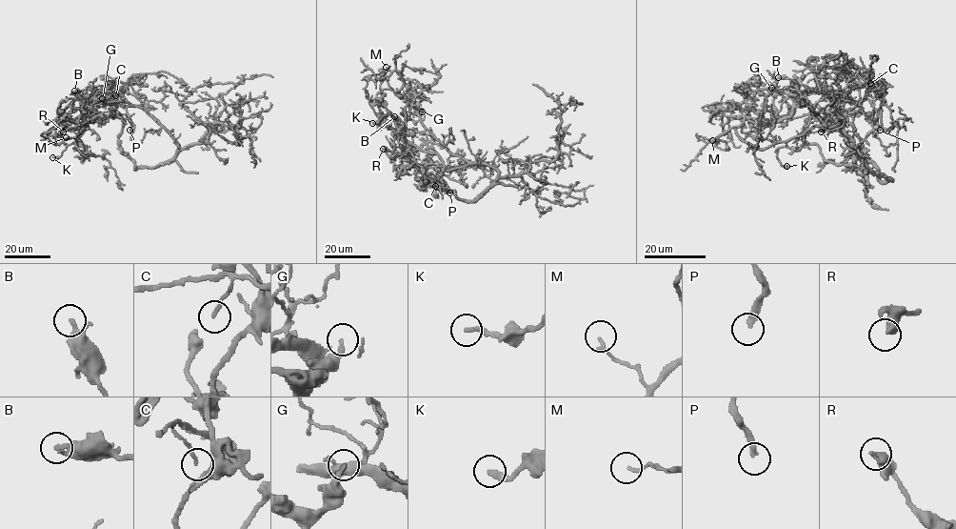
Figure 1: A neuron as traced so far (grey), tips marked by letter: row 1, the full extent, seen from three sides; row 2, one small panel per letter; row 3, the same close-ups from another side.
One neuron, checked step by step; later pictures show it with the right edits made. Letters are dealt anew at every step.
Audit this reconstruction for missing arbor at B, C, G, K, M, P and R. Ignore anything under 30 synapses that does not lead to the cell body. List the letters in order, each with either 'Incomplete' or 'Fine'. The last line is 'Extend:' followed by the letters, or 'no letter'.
B: Fine
C: Fine
G: Fine
K: Incomplete
M: Fine
P: Incomplete
R: Fine
Extend: K, P

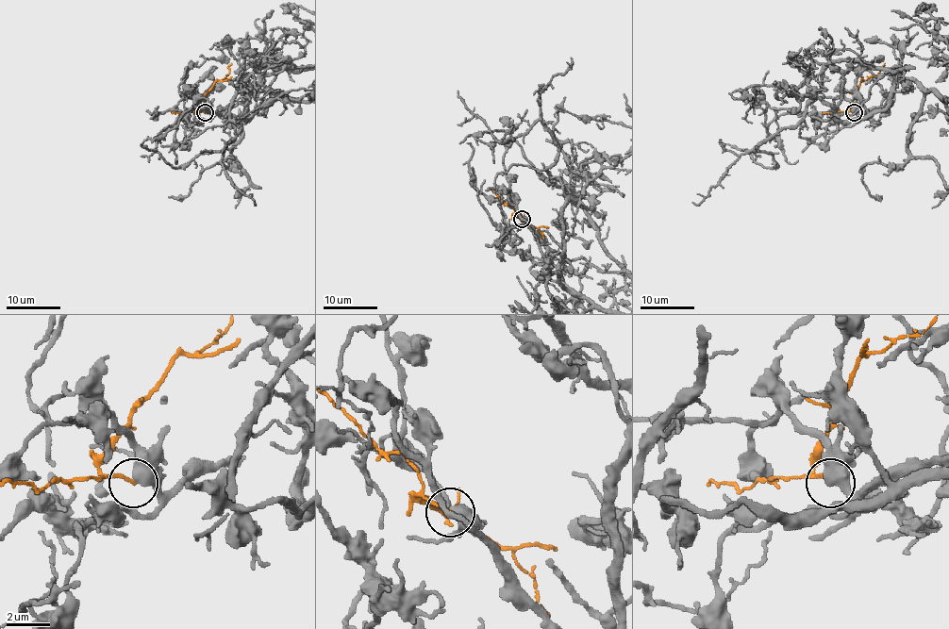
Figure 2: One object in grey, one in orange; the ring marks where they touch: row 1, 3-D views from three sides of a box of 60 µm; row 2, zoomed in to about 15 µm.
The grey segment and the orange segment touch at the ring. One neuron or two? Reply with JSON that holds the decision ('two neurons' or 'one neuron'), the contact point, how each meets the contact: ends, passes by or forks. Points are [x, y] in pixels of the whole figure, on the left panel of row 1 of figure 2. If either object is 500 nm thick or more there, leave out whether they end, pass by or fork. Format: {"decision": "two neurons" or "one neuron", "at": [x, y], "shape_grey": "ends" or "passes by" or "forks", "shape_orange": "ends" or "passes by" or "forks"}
{"decision": "two neurons", "at": [205, 112]}

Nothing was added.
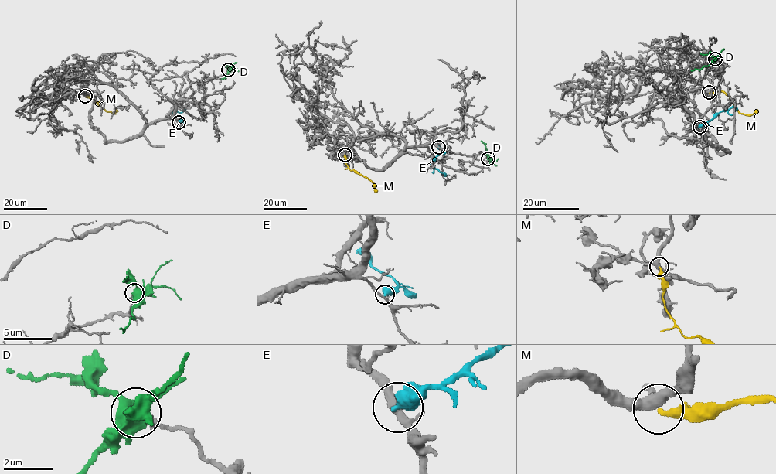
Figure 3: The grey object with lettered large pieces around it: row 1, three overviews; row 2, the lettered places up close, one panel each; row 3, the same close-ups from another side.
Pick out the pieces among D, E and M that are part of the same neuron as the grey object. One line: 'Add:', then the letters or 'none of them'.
Add: none of them

